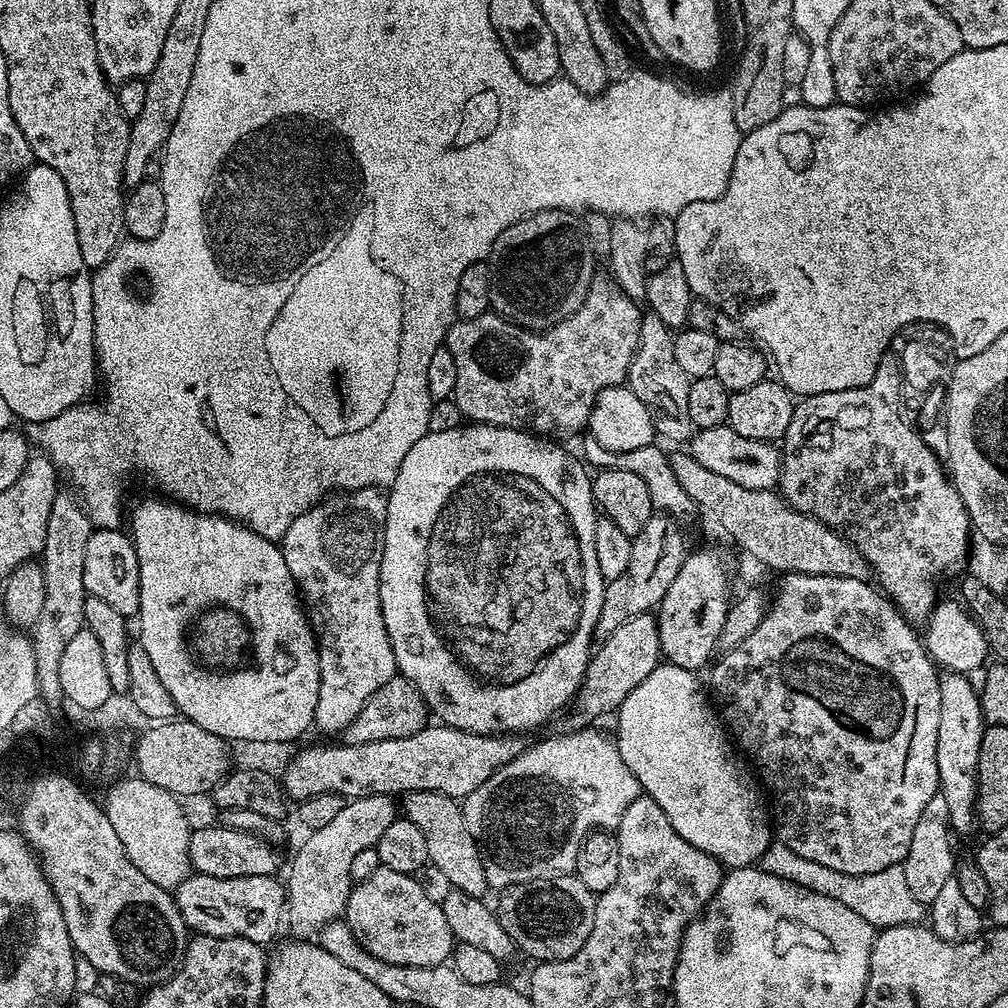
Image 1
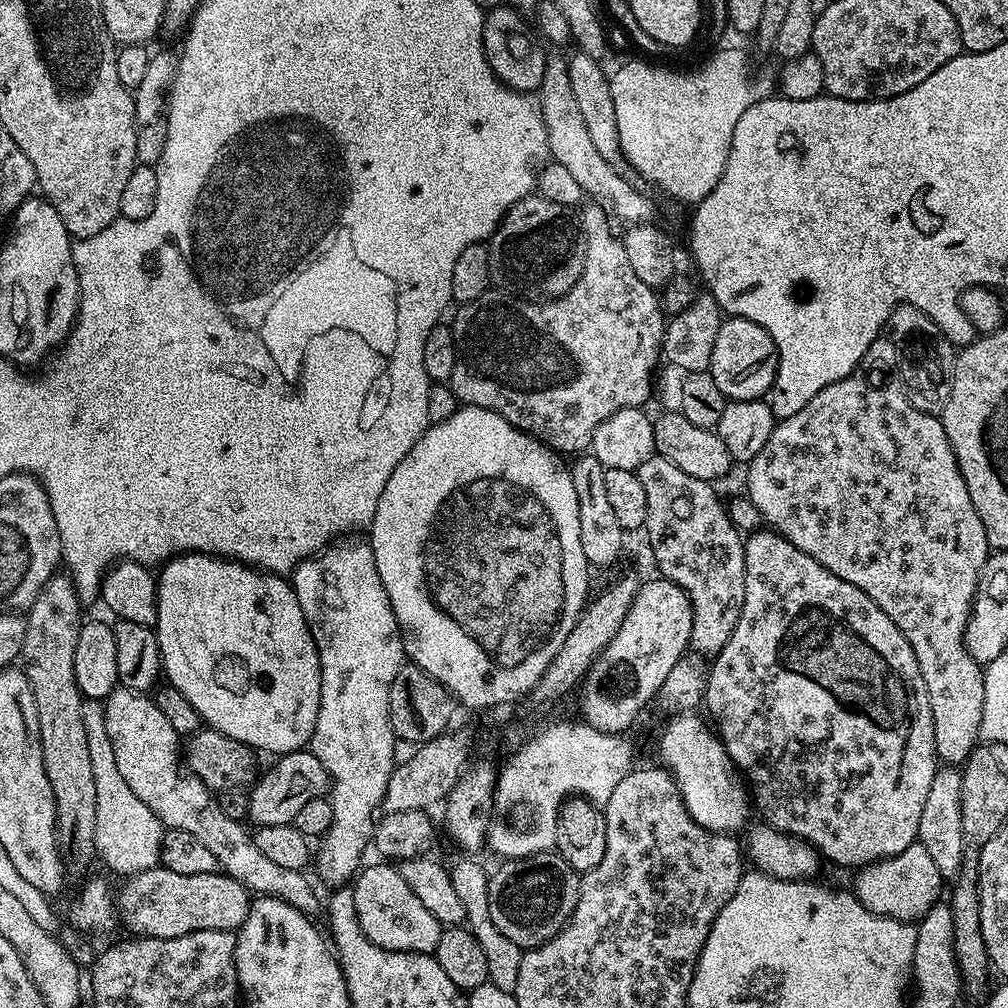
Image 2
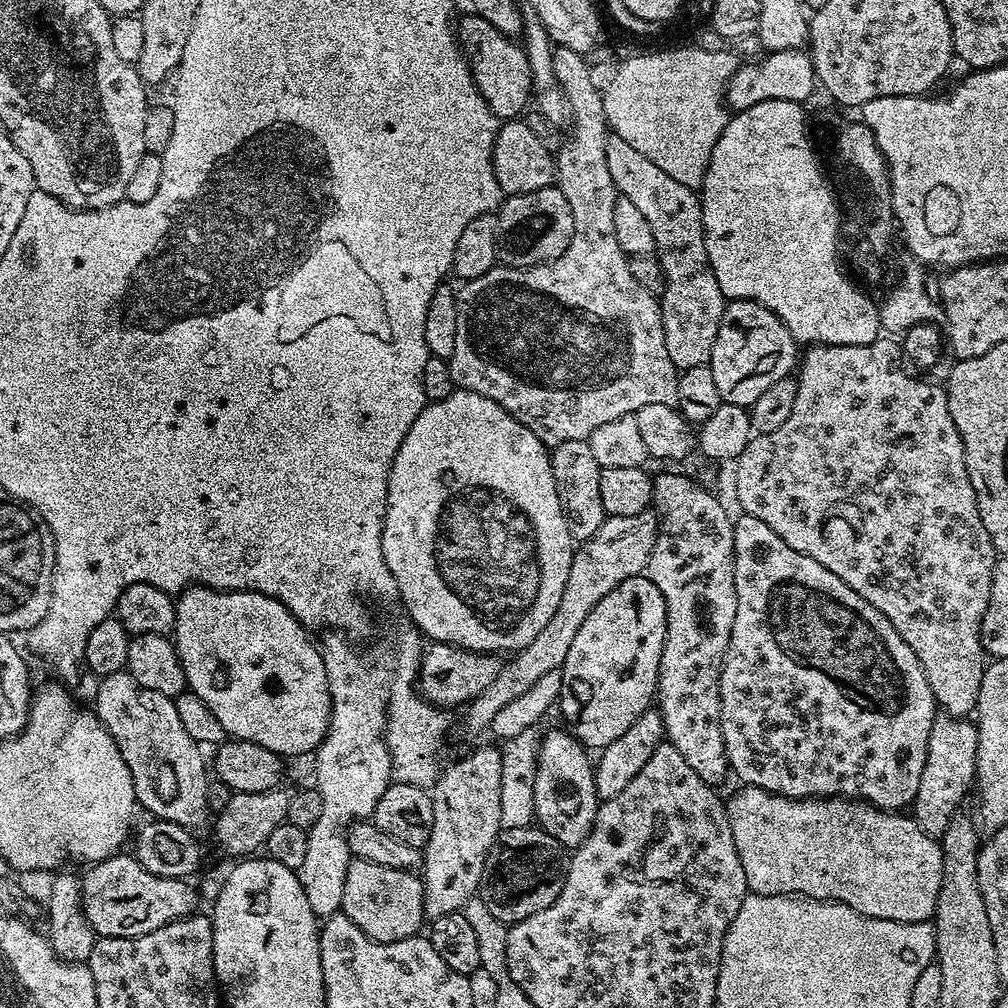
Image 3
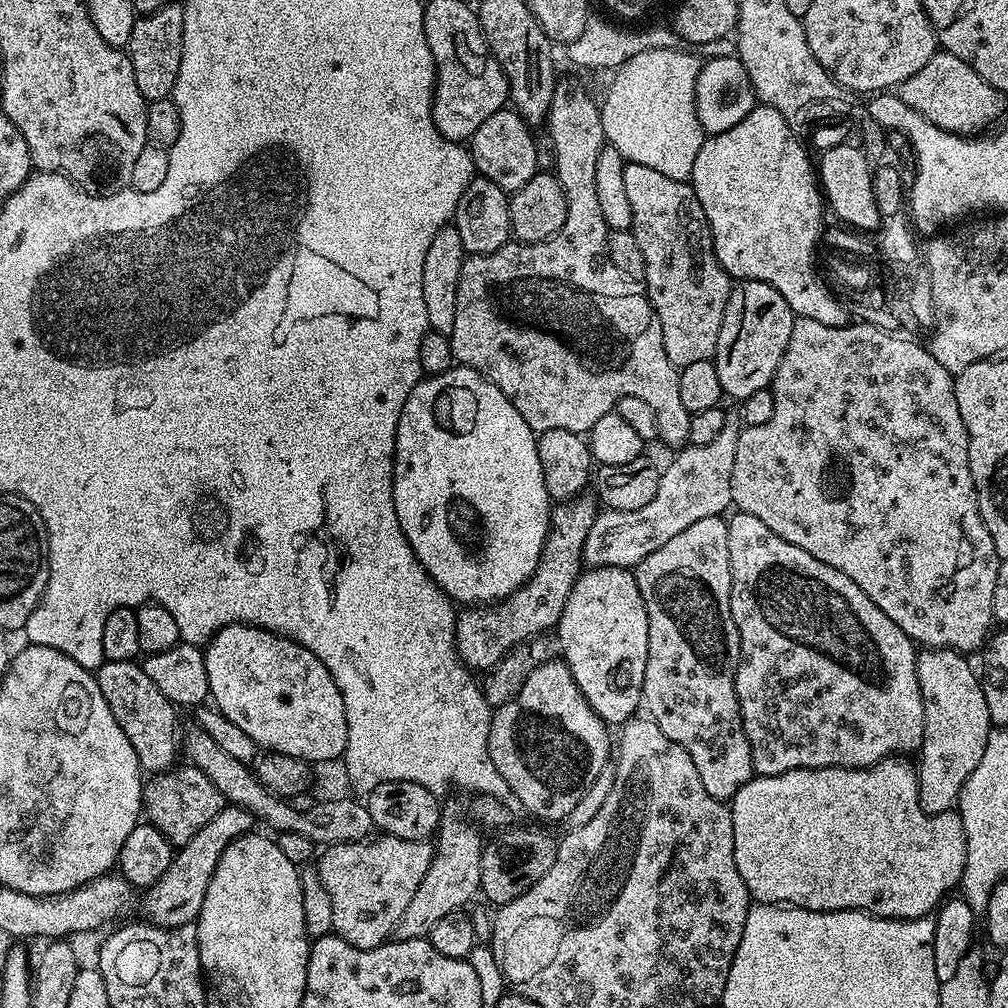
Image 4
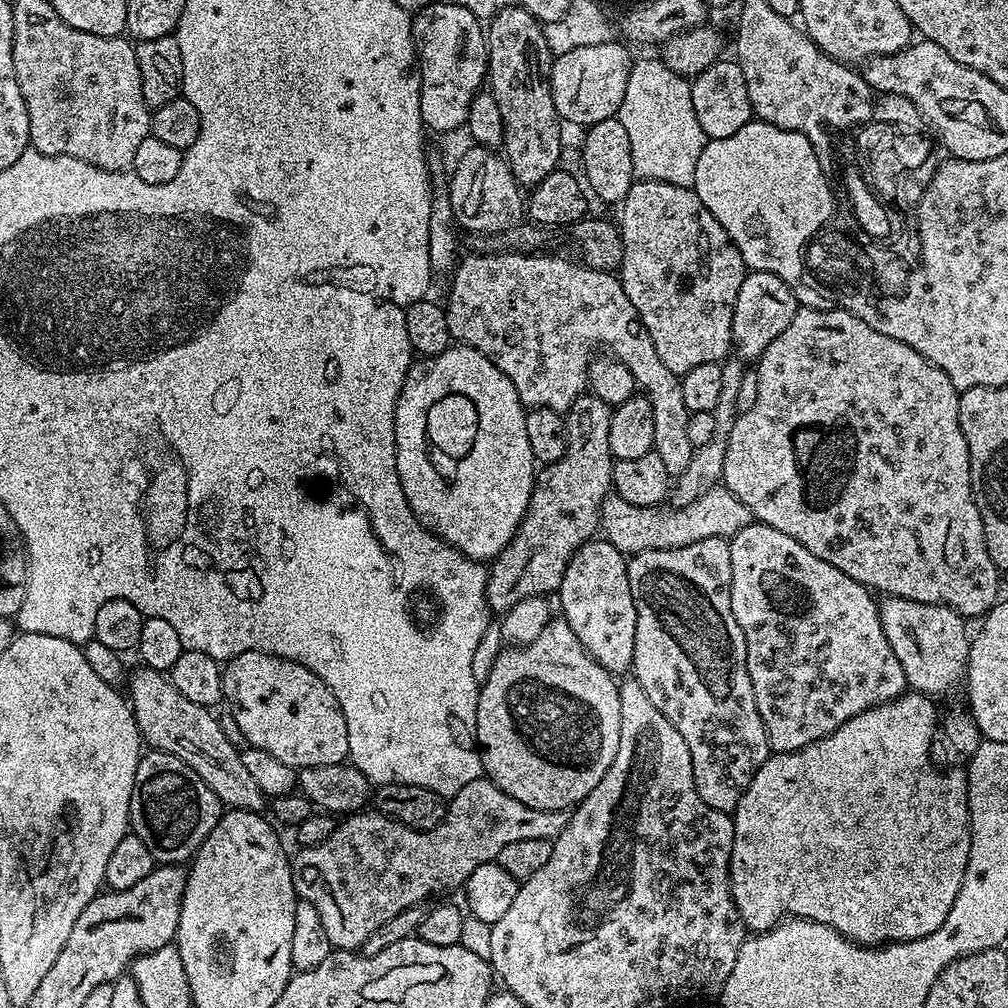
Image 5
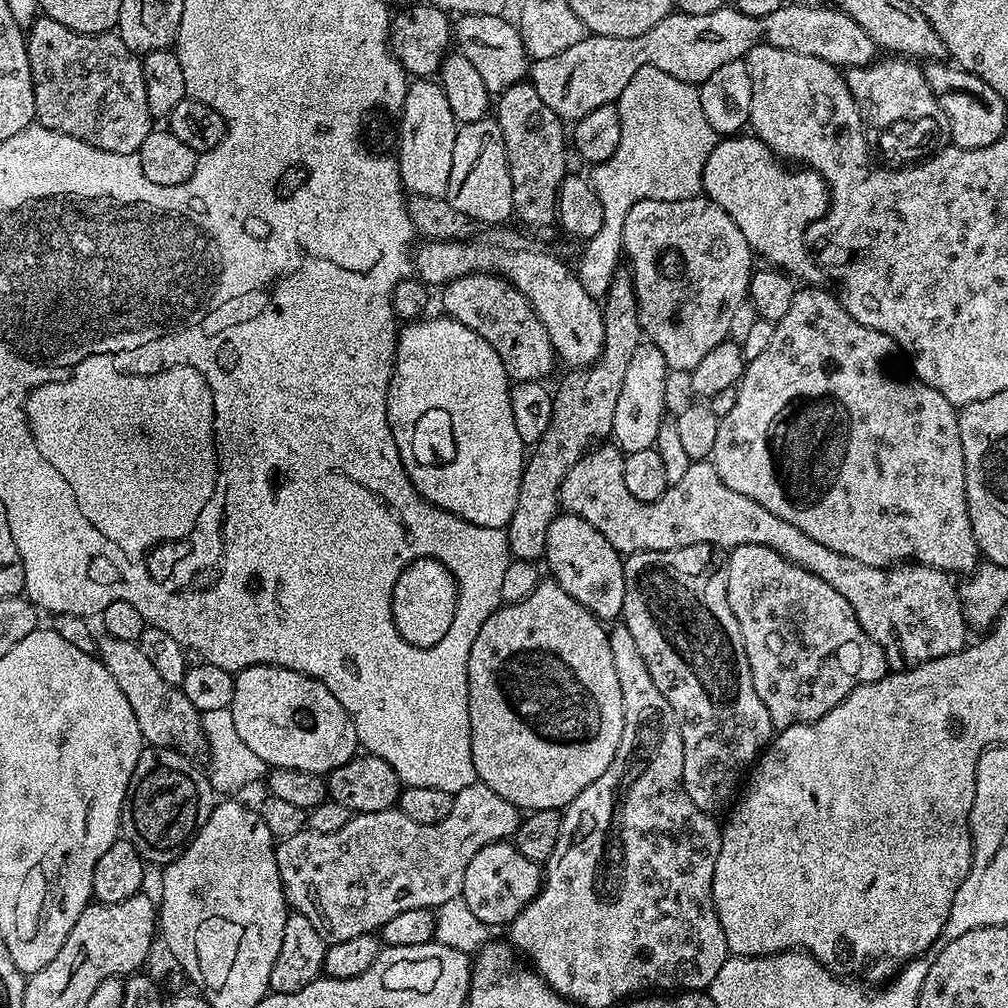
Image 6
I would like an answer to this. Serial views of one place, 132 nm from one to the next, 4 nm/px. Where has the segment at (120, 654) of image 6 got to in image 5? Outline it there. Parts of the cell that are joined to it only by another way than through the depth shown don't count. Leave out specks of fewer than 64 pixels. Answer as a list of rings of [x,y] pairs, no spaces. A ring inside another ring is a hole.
[[[143,666],[137,668],[133,676],[131,673],[127,677],[126,699],[132,706],[141,741],[149,749],[182,758],[214,790],[225,809],[263,813],[264,792],[258,790],[253,776],[242,766],[241,749],[226,738],[219,719],[209,709],[198,706],[198,702],[190,702],[190,698],[178,694],[165,673]]]

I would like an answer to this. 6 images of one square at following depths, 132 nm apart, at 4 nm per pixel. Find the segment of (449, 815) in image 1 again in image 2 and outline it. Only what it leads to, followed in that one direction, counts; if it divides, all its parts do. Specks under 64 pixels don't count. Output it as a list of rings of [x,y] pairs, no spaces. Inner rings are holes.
[[[462,858],[449,867],[451,882],[454,890],[457,891],[458,898],[464,907],[466,926],[474,934],[475,938],[481,943],[482,950],[486,955],[486,968],[489,983],[497,986],[500,990],[515,993],[518,982],[518,966],[521,965],[523,949],[516,943],[511,942],[494,925],[494,920],[490,917],[489,906],[489,873],[485,871],[476,861]]]

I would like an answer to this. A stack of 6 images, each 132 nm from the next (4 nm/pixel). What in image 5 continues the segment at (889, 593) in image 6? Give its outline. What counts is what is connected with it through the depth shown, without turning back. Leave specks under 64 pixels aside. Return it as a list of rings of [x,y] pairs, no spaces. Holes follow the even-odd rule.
[[[723,486],[707,488],[698,498],[688,501],[686,506],[668,507],[630,506],[626,498],[609,494],[600,507],[599,531],[603,539],[610,541],[620,552],[635,554],[646,550],[681,548],[690,542],[702,542],[702,538],[731,538],[754,520],[752,511]],[[884,596],[878,604],[882,630],[894,658],[902,662],[905,685],[913,692],[939,698],[963,685],[968,671],[970,631],[965,617],[944,604],[914,602],[897,596]]]

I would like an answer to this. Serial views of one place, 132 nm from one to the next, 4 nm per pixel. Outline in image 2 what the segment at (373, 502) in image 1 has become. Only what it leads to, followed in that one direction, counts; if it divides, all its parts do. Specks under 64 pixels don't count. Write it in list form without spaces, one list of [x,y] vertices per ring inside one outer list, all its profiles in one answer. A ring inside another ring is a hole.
[[[348,534],[333,540],[323,552],[296,565],[290,576],[298,606],[302,606],[302,614],[320,655],[320,705],[310,751],[322,766],[326,766],[330,781],[333,822],[322,837],[324,845],[320,852],[318,848],[318,860],[320,856],[320,876],[331,886],[347,885],[361,871],[364,847],[367,844],[369,847],[374,836],[374,817],[386,794],[390,774],[398,763],[398,738],[390,726],[390,686],[394,686],[394,678],[398,678],[398,670],[406,662],[404,638],[400,635],[386,586],[382,586],[372,545],[360,538]]]

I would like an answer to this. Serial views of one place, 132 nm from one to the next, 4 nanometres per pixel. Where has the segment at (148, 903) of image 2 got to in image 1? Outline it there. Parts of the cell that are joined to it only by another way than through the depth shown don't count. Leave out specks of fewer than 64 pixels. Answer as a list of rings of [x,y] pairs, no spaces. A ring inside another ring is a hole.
[[[193,874],[177,886],[174,895],[178,910],[193,933],[201,936],[241,936],[255,944],[268,946],[277,939],[276,931],[286,916],[286,888],[278,881],[276,876],[214,878]]]

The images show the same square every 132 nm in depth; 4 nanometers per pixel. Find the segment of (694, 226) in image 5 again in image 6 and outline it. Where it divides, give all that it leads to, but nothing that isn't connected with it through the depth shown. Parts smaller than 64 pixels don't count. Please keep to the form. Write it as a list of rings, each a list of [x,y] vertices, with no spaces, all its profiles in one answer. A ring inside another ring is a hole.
[[[701,194],[688,200],[643,200],[630,206],[624,223],[623,255],[632,263],[630,275],[636,288],[636,305],[643,335],[662,350],[673,373],[691,373],[693,368],[724,340],[729,339],[734,310],[748,300],[748,284],[754,271],[752,247],[742,238],[742,230],[732,216]]]

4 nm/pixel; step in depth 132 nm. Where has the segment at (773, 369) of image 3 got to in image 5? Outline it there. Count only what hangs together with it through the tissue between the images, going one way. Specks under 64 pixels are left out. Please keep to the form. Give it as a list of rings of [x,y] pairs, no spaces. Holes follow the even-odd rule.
[[[749,271],[744,277],[742,287],[738,289],[738,302],[734,302],[734,322],[732,323],[732,342],[735,351],[741,357],[758,358],[790,326],[794,314],[798,311],[796,293],[782,278],[769,272]]]

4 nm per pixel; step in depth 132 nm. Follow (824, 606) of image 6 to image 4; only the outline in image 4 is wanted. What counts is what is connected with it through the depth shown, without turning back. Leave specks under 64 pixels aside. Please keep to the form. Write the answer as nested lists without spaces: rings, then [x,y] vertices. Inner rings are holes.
[[[736,510],[727,517],[727,522],[726,543],[730,546],[732,575],[730,614],[734,618],[734,626],[740,639],[740,661],[736,667],[736,697],[740,703],[744,733],[750,742],[753,773],[756,776],[777,776],[803,768],[869,768],[871,764],[876,764],[880,760],[915,753],[924,740],[924,703],[922,690],[918,686],[918,648],[914,641],[902,629],[894,626],[894,622],[890,622],[890,618],[886,618],[886,614],[882,614],[882,610],[878,610],[878,606],[874,606],[874,602],[870,602],[870,598],[866,598],[866,594],[862,594],[862,590],[858,590],[858,586],[854,586],[854,582],[846,578],[846,574],[834,570],[834,566],[826,566],[826,562],[818,562],[818,558],[786,542],[786,538],[778,538],[778,534],[774,534],[770,526],[758,522],[754,514]]]

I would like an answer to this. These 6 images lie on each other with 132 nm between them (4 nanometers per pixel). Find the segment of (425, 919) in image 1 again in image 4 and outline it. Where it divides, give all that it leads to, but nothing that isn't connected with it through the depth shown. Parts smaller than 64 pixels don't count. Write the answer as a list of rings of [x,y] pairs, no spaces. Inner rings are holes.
[[[387,834],[353,844],[331,845],[325,851],[328,853],[319,857],[318,879],[326,894],[330,894],[330,906],[334,910],[333,933],[356,948],[377,948],[385,943],[395,933],[402,914],[406,914],[406,906],[410,906],[414,890],[422,886],[422,878],[426,878],[426,870],[430,870],[433,851],[433,845],[428,840],[403,840]]]

